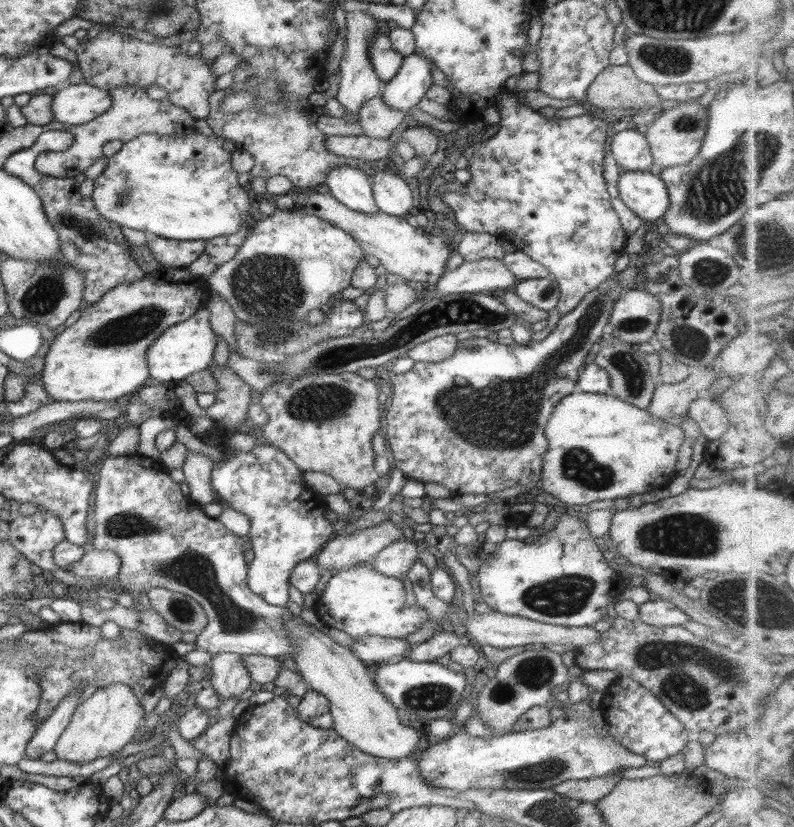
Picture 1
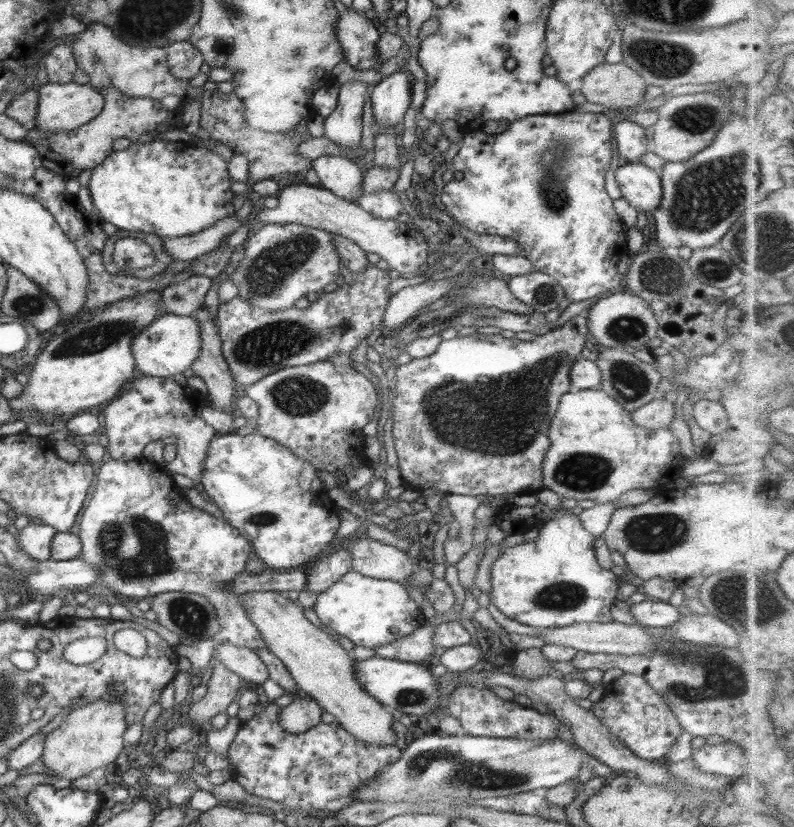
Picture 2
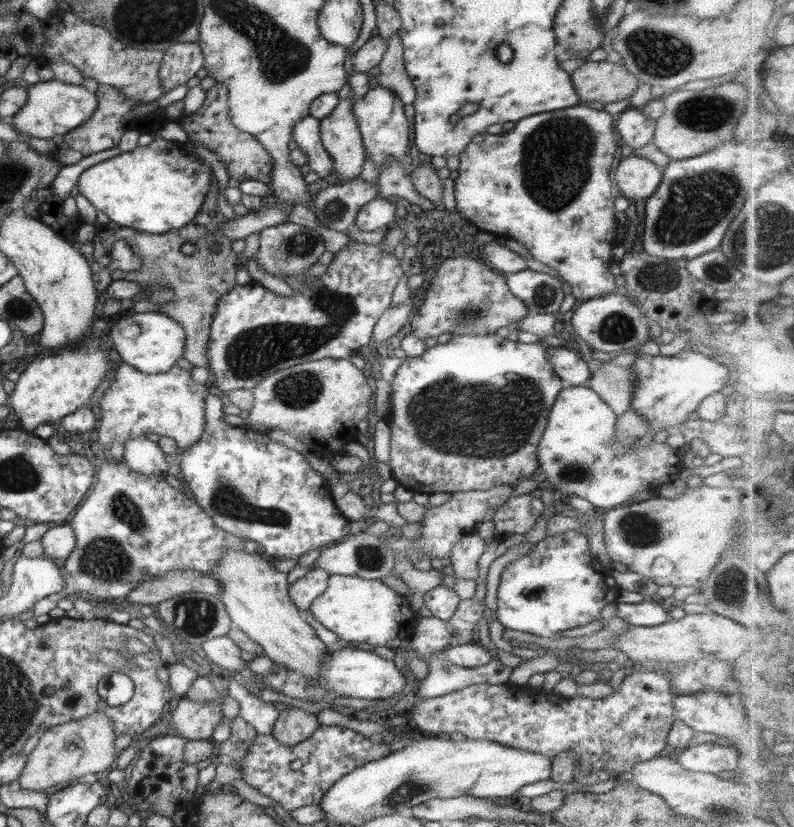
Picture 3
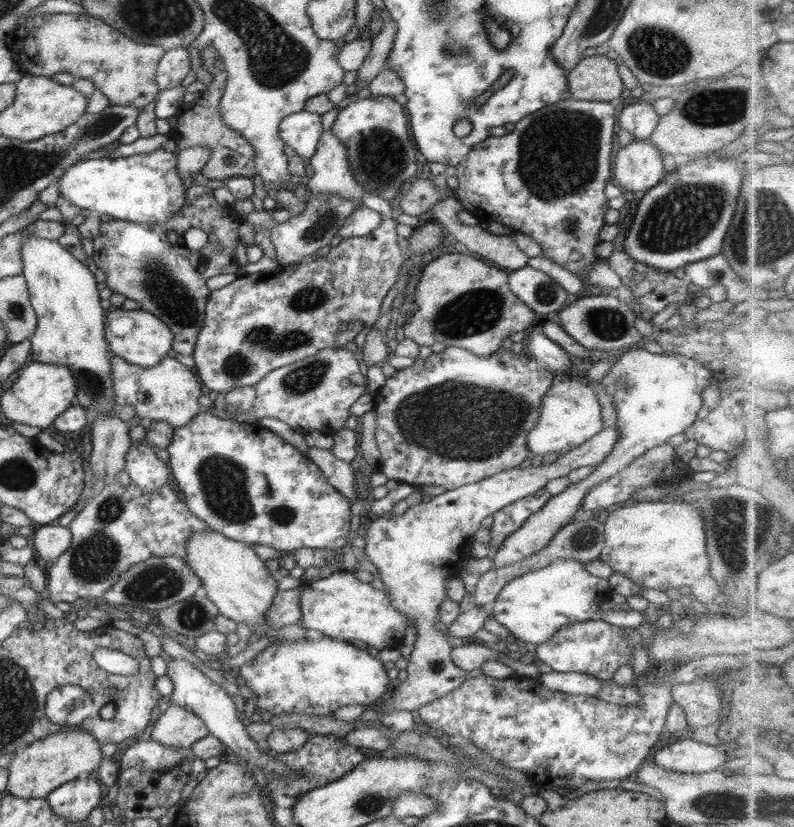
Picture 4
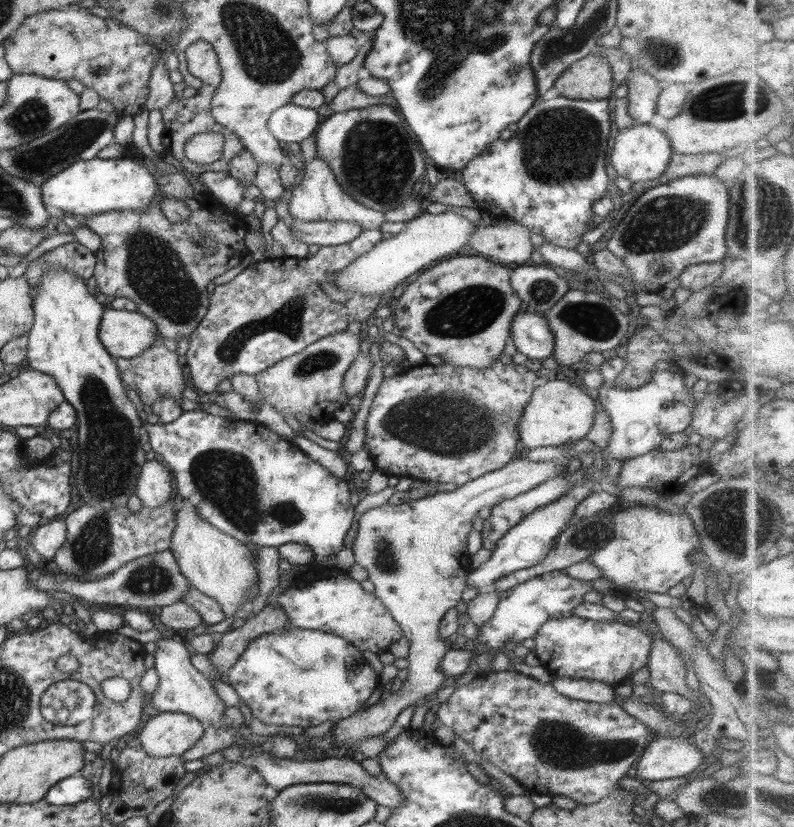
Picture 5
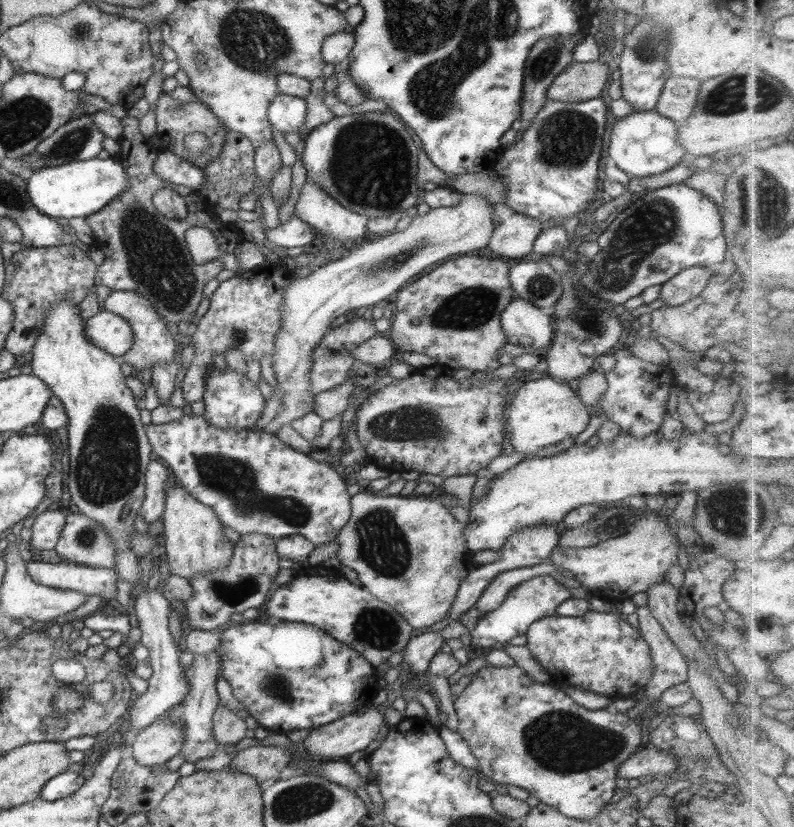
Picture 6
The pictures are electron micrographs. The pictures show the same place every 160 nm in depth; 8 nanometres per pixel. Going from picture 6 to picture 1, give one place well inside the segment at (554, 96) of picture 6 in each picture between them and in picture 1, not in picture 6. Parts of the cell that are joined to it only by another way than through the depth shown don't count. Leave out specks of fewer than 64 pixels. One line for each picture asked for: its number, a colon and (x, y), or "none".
1: (617, 87)
2: (616, 85)
3: (605, 82)
4: (596, 77)
5: (590, 78)

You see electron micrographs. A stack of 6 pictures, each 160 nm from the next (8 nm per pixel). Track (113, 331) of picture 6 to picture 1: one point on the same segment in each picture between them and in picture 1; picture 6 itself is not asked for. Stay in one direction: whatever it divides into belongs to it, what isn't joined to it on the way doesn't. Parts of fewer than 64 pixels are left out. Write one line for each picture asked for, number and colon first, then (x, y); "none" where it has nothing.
1: (186, 348)
2: (170, 344)
3: (151, 342)
4: (139, 337)
5: (124, 334)

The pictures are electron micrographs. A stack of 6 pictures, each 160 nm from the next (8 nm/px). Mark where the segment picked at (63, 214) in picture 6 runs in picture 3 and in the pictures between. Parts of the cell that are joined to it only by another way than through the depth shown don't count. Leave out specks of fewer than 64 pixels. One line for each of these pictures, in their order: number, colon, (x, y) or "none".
3: (155, 188)
4: (145, 188)
5: (89, 187)

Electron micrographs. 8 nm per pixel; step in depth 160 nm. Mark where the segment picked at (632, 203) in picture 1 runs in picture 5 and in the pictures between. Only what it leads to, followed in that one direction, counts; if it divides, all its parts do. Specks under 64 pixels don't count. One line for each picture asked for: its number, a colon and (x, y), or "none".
2: (641, 186)
3: (636, 177)
4: (638, 166)
5: (641, 153)

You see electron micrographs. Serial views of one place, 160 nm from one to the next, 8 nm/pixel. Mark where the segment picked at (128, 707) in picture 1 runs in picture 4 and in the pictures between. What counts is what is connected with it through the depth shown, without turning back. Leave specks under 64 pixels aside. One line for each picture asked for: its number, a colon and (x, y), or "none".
2: (90, 737)
3: (66, 752)
4: (37, 769)

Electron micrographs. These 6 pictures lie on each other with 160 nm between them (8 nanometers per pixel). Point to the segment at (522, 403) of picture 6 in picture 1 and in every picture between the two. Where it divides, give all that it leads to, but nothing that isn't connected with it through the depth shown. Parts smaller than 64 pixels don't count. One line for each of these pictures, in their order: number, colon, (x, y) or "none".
1: (600, 448)
2: (597, 453)
3: (577, 451)
4: (570, 413)
5: (558, 412)

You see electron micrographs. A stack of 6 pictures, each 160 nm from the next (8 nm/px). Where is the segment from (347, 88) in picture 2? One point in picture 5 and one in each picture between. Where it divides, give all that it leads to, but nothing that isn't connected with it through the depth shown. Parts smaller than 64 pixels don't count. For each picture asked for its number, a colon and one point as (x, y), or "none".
3: (341, 138)
4: (329, 171)
5: (318, 197)

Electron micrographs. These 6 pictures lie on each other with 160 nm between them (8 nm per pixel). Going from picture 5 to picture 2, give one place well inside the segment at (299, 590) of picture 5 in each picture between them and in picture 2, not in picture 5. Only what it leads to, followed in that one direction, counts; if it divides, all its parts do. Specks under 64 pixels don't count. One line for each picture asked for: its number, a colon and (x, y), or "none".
2: (370, 612)
3: (358, 610)
4: (341, 607)

